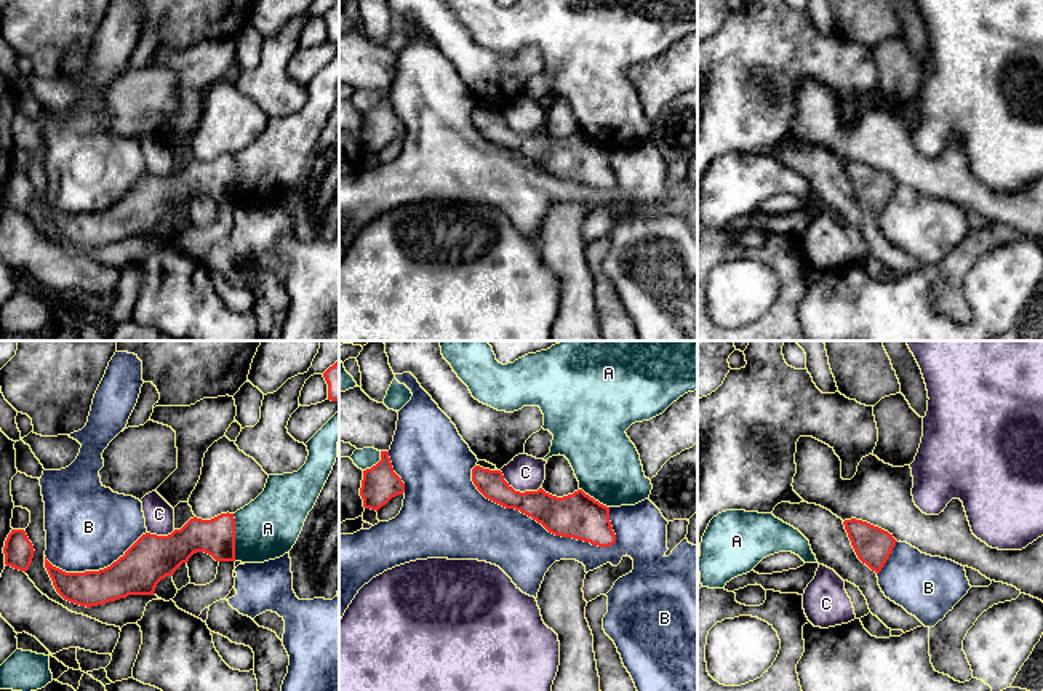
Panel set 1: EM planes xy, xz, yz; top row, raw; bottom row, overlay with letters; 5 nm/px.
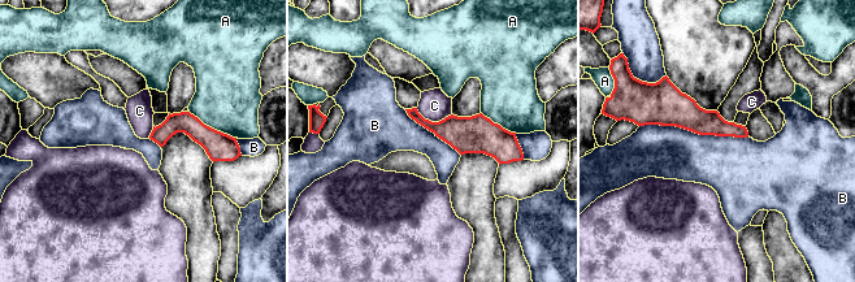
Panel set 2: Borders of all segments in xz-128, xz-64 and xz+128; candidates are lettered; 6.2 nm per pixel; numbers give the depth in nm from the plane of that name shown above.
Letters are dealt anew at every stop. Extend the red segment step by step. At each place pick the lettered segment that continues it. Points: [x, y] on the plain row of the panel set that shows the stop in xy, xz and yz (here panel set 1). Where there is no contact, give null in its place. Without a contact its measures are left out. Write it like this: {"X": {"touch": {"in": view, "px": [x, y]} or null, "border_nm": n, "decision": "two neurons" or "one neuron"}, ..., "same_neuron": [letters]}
{"A": {"touch": {"in": "xy", "px": [234, 179]}, "border_nm": 240, "decision": "two neurons"}, "B": {"touch": {"in": "xz", "px": [538, 163]}, "border_nm": 800, "decision": "two neurons"}, "C": {"touch": {"in": "xz", "px": [519, 133]}, "border_nm": 240, "decision": "two neurons"}, "same_neuron": []}

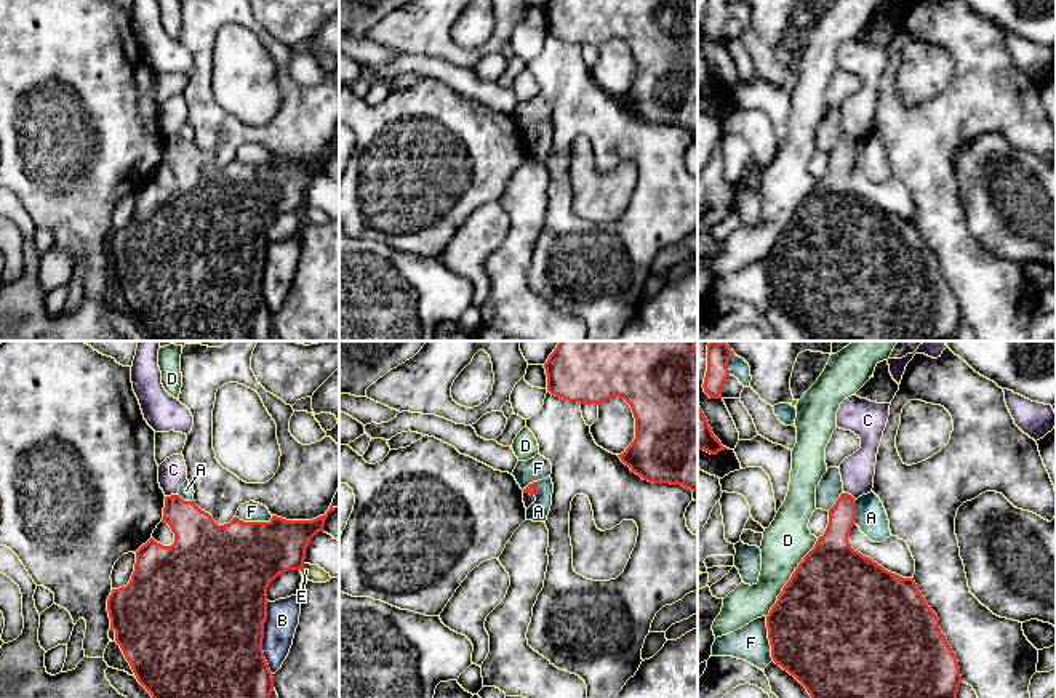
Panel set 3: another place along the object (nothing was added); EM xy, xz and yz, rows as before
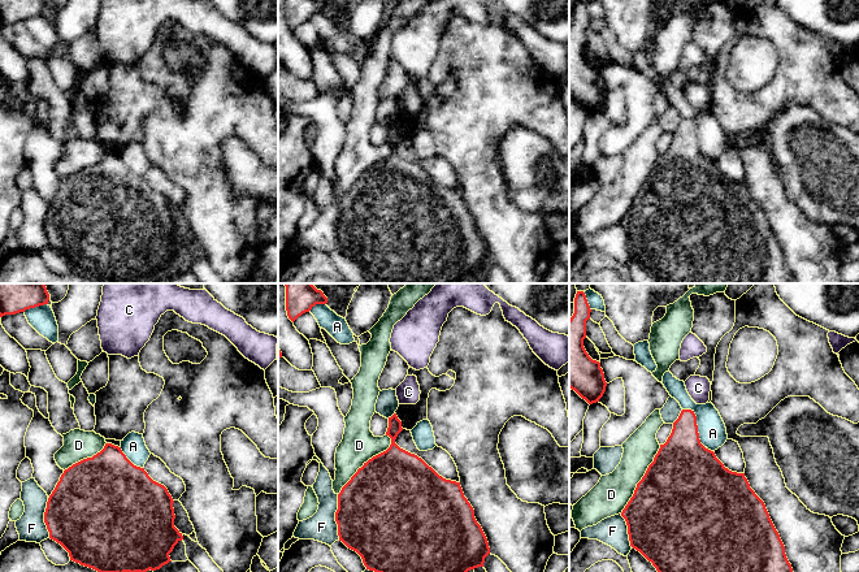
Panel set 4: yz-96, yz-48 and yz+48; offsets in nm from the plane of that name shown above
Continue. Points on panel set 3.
{"A": {"touch": {"in": "yz", "px": [855, 152]}, "border_nm": 120, "decision": "two neurons"}, "B": {"touch": {"in": "xy", "px": [263, 279]}, "border_nm": 360, "decision": "two neurons"}, "C": {"touch": {"in": "xy", "px": [172, 136]}, "border_nm": 60, "decision": "two neurons"}, "D": {"touch": {"in": "yz", "px": [791, 218]}, "border_nm": 480, "decision": "two neurons"}, "E": {"touch": {"in": "xy", "px": [303, 207]}, "border_nm": 40, "decision": "two neurons"}, "F": {"touch": {"in": "yz", "px": [768, 279]}, "border_nm": 220, "decision": "two neurons"}, "same_neuron": []}

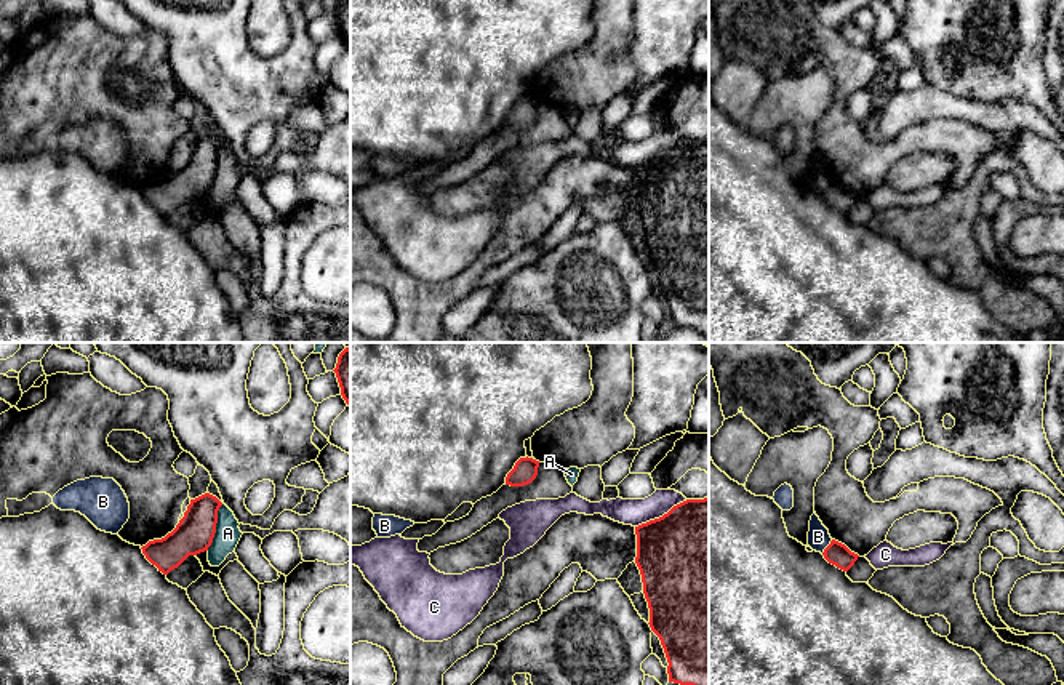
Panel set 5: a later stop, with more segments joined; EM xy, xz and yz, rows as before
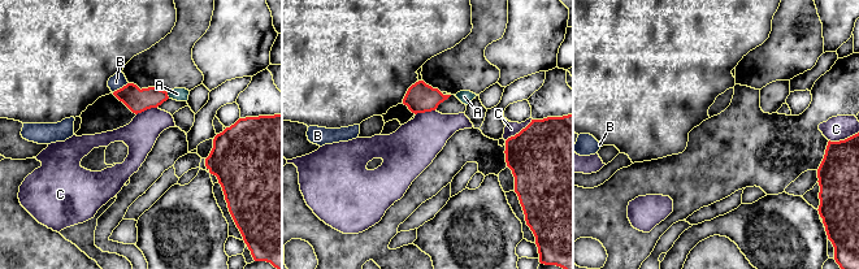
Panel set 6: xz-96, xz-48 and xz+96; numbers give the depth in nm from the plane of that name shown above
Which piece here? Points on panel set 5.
{"A": {"touch": {"in": "xy", "px": [215, 168]}, "border_nm": 240, "decision": "two neurons"}, "B": {"touch": {"in": "yz", "px": [828, 188]}, "border_nm": 90, "decision": "two neurons"}, "C": {"touch": {"in": "xz", "px": [663, 157]}, "border_nm": 300, "decision": "two neurons"}, "same_neuron": []}

